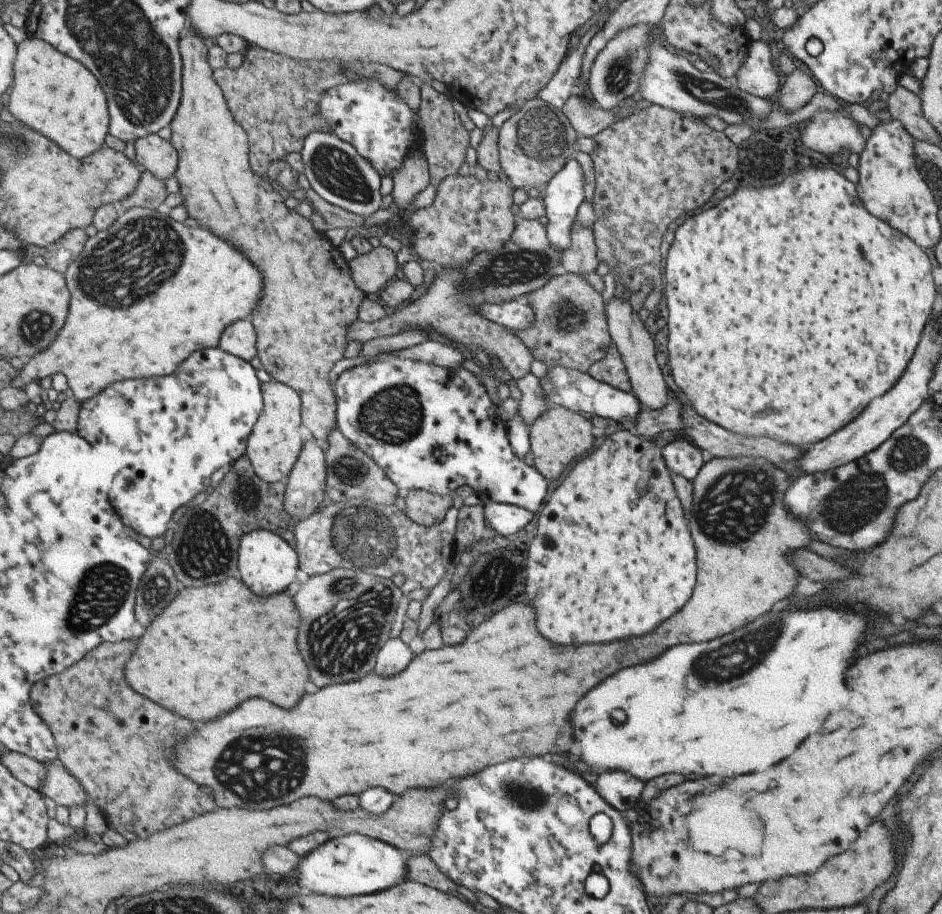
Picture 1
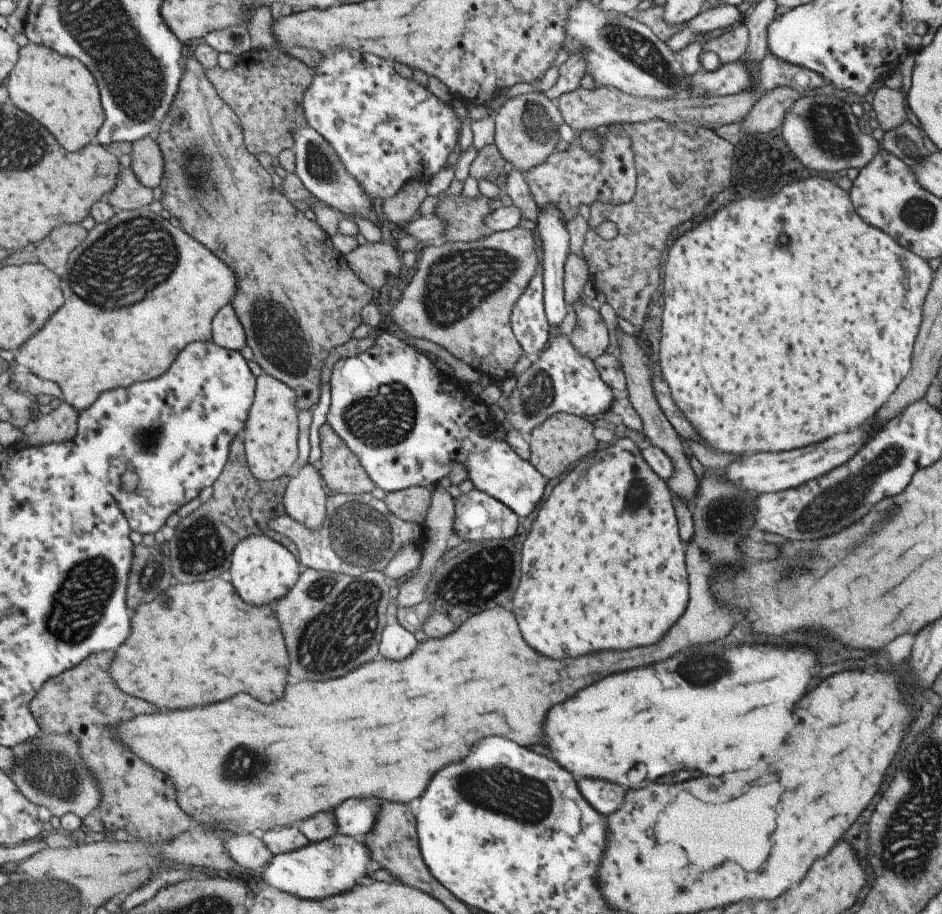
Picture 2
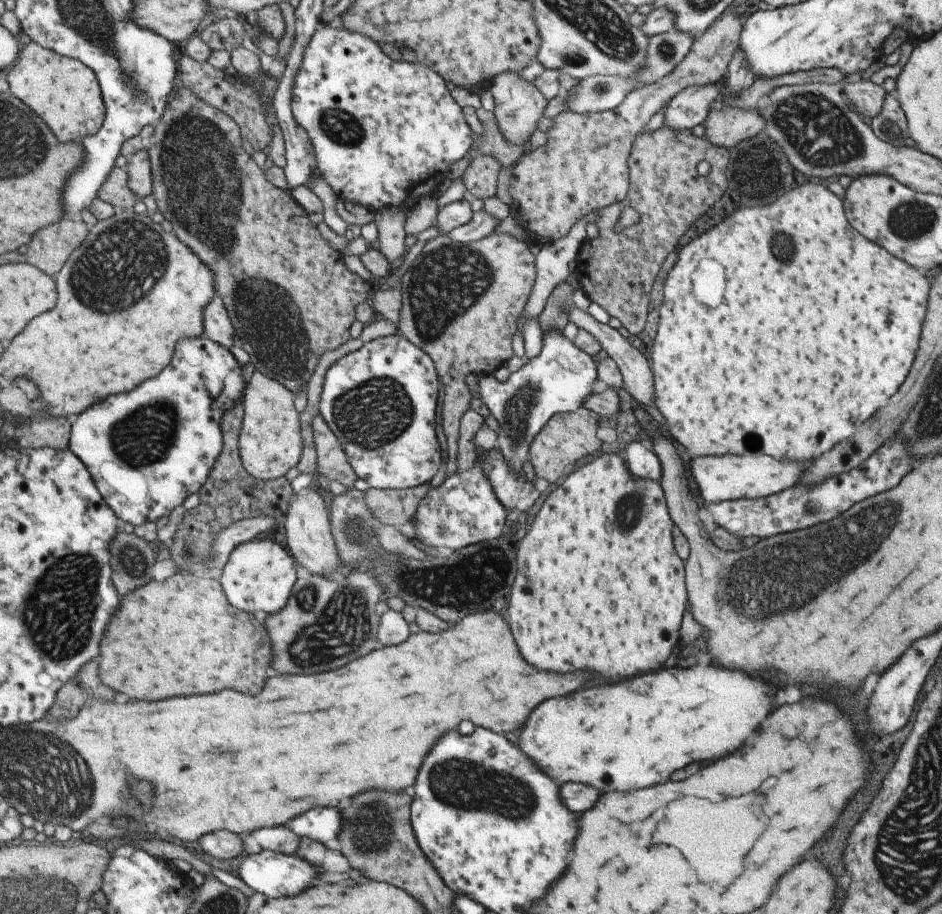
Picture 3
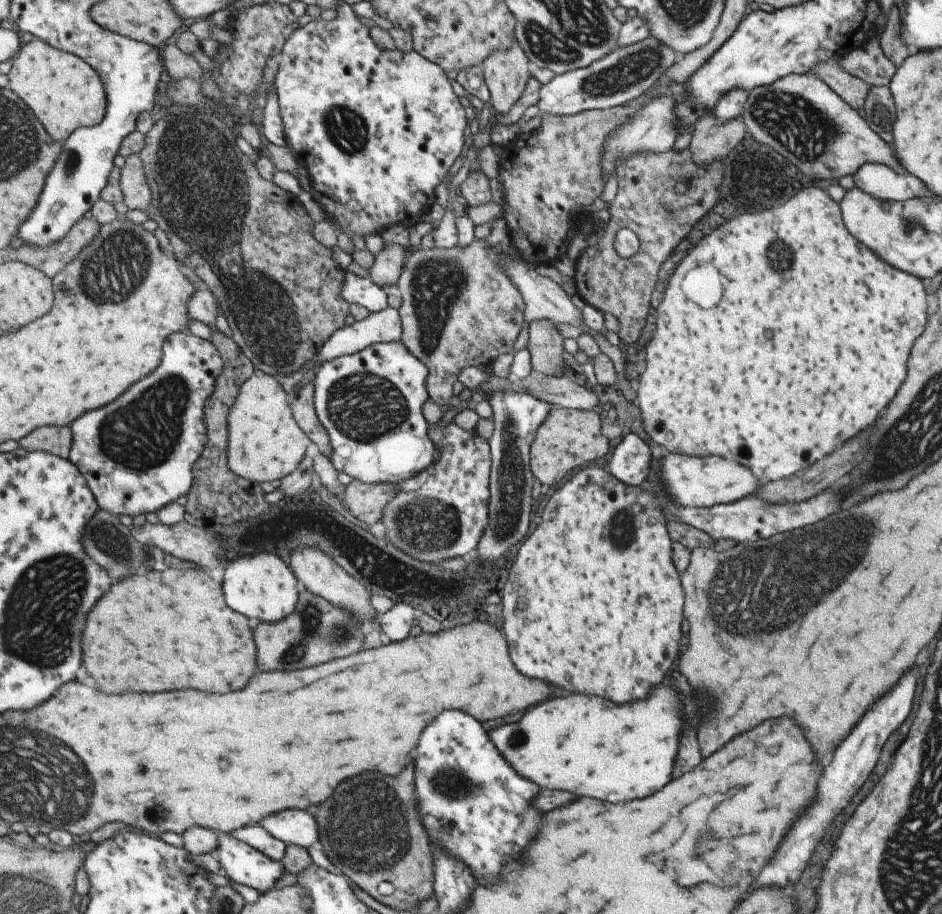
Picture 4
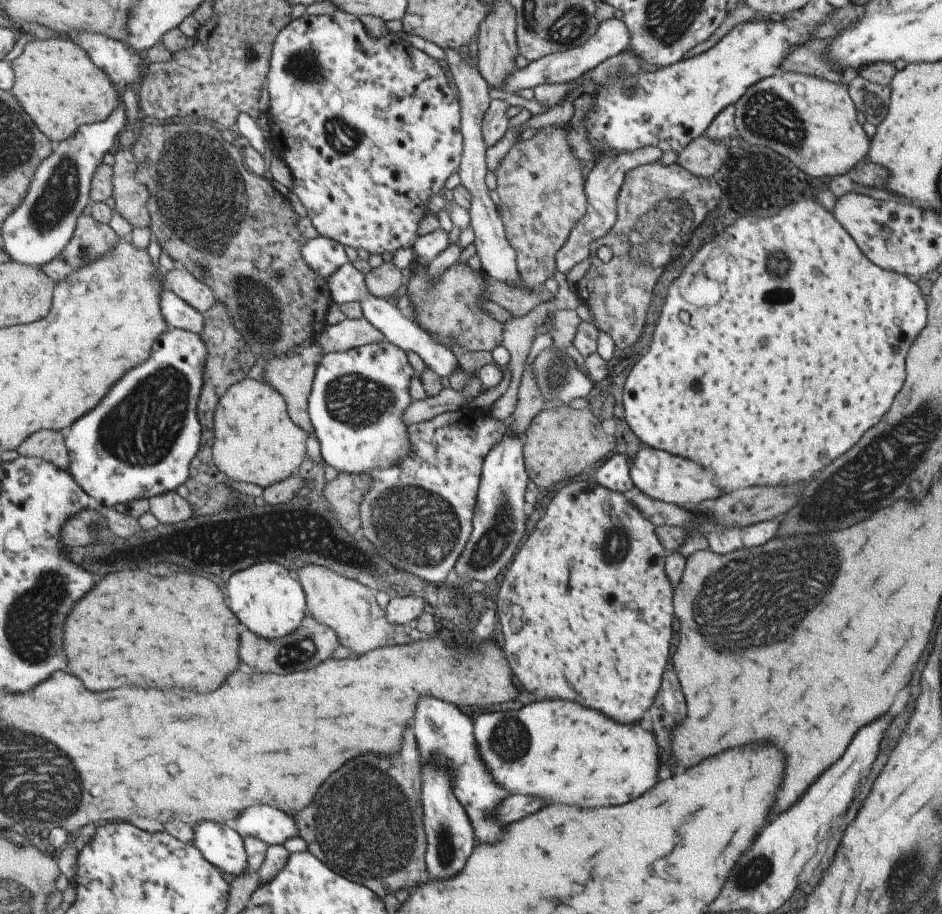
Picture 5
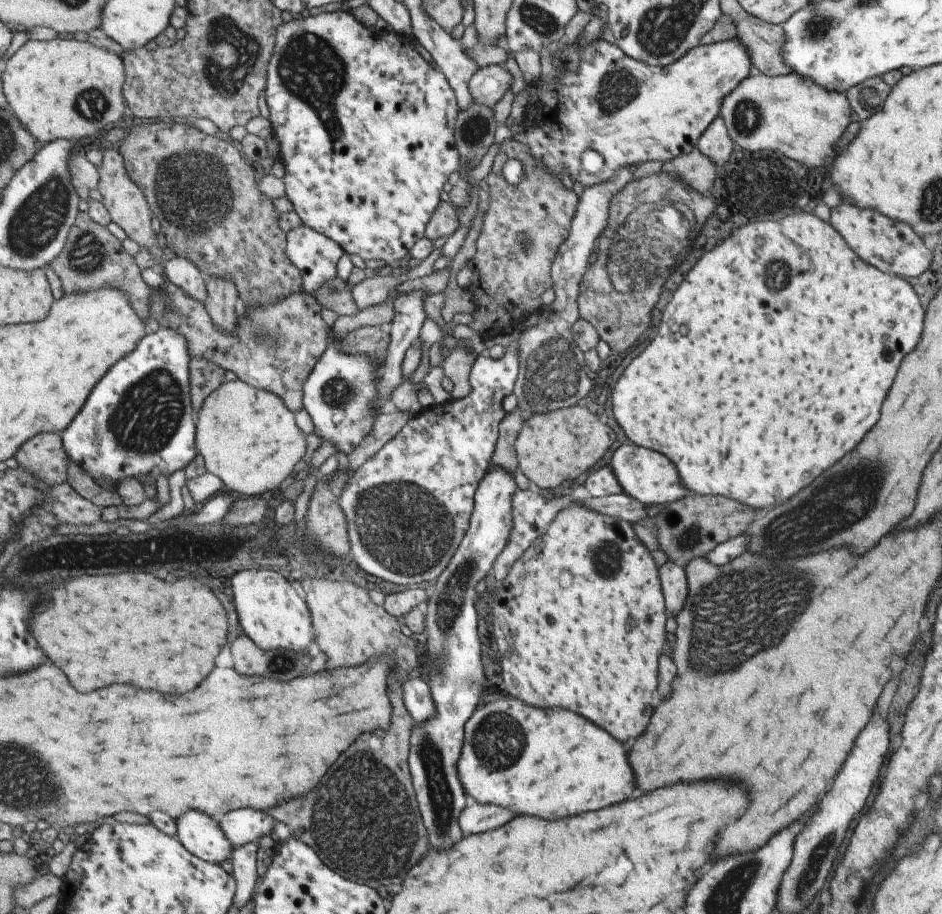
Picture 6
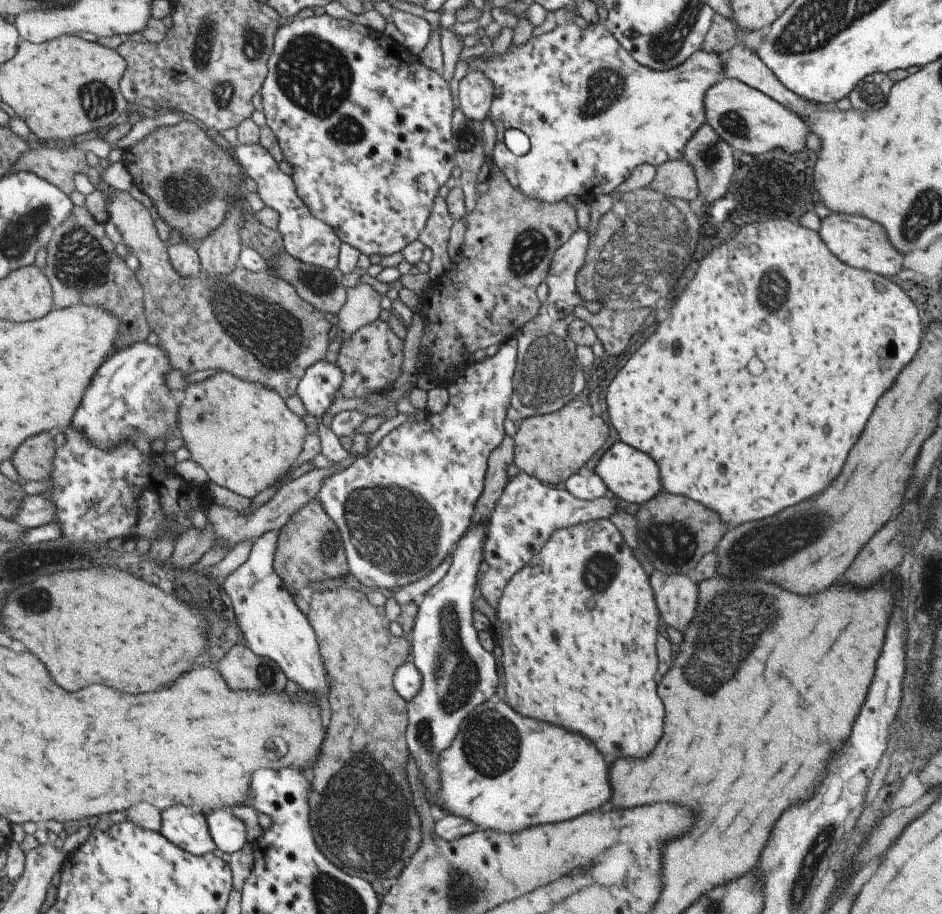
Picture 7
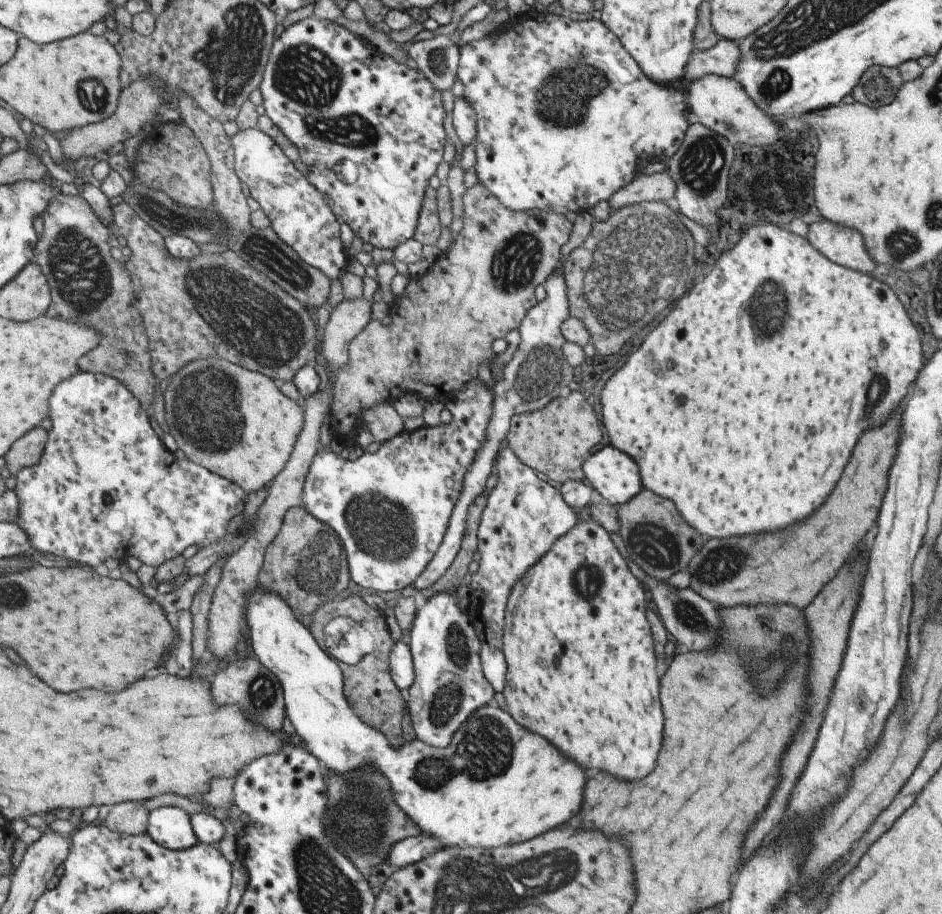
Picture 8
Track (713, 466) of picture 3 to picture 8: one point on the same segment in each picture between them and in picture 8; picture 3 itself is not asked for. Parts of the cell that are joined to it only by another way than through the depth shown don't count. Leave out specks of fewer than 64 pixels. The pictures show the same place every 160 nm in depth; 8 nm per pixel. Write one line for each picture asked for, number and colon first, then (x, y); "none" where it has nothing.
4: (691, 481)
5: (664, 477)
6: (646, 475)
7: (629, 474)
8: (614, 476)

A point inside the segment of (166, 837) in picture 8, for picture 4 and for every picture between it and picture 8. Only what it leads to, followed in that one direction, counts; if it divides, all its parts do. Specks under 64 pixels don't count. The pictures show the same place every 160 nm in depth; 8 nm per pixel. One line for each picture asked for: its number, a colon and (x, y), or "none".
4: (242, 863)
5: (223, 846)
6: (204, 836)
7: (188, 828)

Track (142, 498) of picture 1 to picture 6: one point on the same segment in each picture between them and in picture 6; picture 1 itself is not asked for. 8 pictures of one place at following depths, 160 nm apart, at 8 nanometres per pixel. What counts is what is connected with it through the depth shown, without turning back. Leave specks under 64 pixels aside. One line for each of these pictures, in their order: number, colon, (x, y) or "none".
2: (175, 432)
3: (147, 449)
4: (138, 454)
5: (140, 442)
6: (140, 422)

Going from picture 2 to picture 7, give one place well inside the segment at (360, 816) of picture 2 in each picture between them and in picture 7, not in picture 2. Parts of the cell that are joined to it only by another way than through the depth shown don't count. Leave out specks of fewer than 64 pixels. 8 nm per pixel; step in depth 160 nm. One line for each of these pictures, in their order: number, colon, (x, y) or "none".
3: (324, 824)
4: (294, 826)
5: (271, 824)
6: (247, 825)
7: (230, 832)

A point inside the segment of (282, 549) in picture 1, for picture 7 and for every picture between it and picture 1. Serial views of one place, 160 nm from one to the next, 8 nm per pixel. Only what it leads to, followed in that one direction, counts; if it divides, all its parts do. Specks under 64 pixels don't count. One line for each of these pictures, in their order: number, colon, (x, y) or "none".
2: (264, 570)
3: (260, 576)
4: (262, 586)
5: (267, 597)
6: (272, 611)
7: (273, 625)

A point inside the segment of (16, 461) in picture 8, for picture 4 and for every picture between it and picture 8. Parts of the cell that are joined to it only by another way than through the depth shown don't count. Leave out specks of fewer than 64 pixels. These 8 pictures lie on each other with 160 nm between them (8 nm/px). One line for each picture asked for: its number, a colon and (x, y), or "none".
4: (57, 439)
5: (51, 445)
6: (45, 455)
7: (34, 460)

